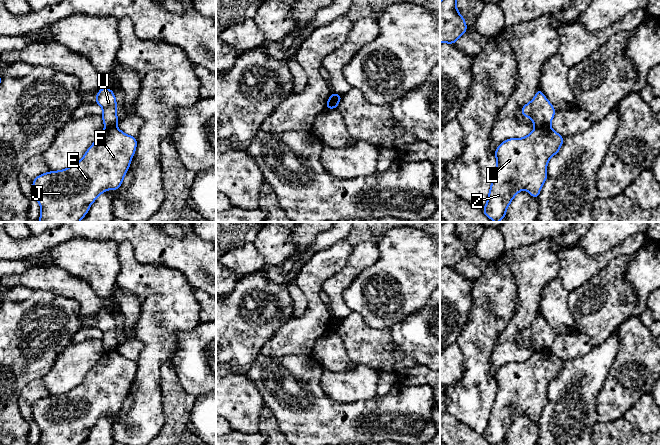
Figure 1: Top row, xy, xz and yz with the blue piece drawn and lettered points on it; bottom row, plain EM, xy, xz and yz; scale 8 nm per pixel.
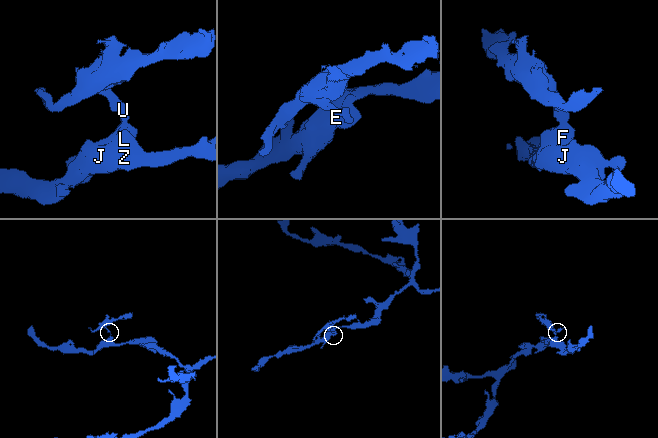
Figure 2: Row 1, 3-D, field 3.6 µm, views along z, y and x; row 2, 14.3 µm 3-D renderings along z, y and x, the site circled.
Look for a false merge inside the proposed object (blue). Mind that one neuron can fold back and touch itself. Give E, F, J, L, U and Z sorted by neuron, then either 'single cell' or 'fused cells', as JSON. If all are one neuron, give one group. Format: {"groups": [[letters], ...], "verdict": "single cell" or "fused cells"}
{"groups": [["E", "F", "J", "L", "Z"], ["U"]], "verdict": "fused cells"}

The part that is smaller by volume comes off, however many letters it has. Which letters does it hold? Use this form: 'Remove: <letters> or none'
Remove: U

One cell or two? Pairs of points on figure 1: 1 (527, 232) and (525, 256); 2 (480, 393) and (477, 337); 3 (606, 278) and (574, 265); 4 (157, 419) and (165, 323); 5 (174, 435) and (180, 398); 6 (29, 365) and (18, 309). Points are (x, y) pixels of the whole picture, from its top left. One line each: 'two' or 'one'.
1: two
2: one
3: two
4: one
5: one
6: one

